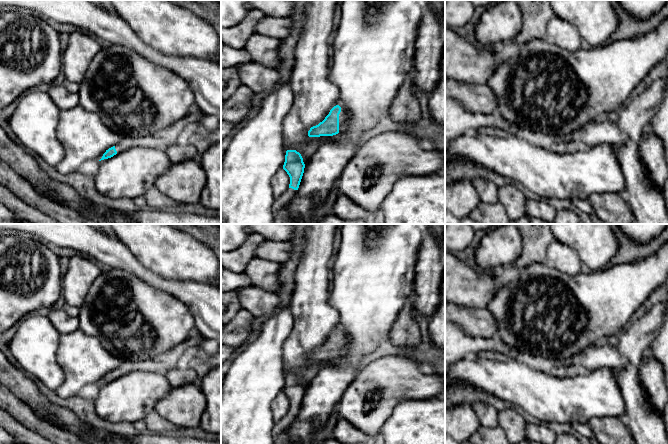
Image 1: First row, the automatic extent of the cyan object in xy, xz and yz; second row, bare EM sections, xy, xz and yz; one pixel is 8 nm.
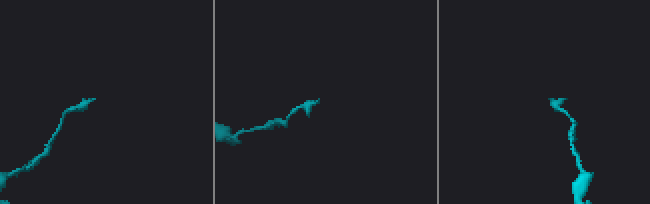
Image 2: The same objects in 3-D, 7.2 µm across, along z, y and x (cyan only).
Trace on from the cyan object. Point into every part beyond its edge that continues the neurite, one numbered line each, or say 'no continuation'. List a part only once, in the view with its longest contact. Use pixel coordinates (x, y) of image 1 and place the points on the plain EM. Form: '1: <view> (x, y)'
1: xz (343, 340)
2: xz (280, 426)

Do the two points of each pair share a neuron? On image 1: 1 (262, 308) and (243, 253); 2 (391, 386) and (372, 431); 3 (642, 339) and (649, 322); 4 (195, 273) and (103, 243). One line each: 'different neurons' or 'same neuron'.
1: same neuron
2: same neuron
3: same neuron
4: different neurons

